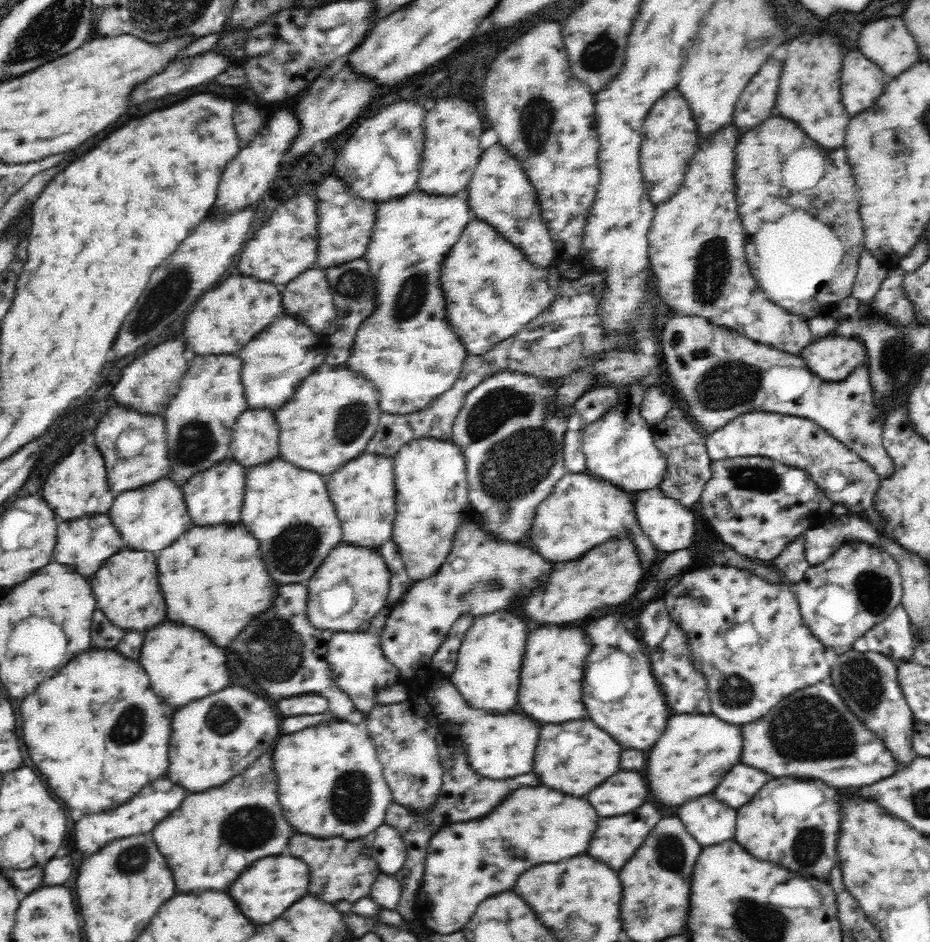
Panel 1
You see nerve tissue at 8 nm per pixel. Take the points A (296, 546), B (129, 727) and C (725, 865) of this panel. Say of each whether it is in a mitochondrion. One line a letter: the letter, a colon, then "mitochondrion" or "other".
A: mitochondrion
B: mitochondrion
C: other

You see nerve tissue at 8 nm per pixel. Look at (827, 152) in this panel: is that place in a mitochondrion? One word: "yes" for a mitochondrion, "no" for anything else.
no

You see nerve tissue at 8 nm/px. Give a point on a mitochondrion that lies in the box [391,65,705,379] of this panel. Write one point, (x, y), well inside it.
(538, 117)

